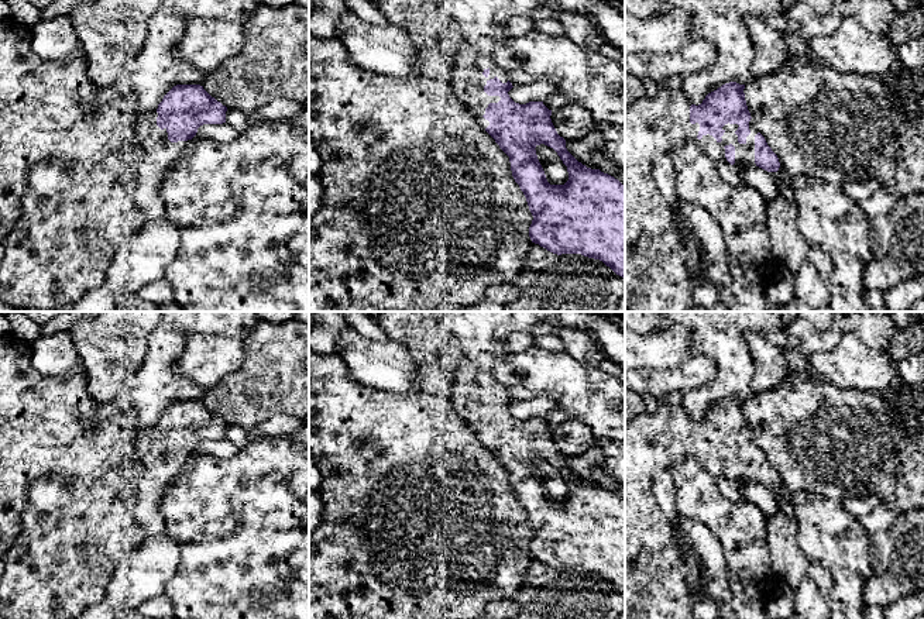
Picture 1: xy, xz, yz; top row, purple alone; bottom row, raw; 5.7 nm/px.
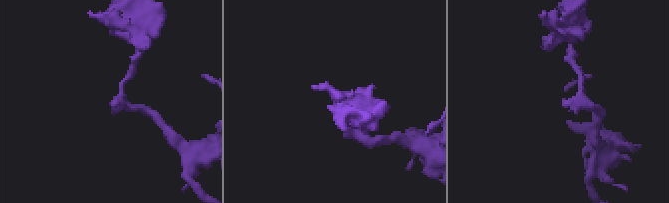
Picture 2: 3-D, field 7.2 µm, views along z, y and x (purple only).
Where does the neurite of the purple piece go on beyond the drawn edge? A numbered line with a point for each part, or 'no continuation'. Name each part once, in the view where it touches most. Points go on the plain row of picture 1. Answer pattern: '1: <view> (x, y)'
1: yz (744, 468)

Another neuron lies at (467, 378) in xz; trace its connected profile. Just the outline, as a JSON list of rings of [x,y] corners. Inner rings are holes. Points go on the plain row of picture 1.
[[[463,354],[464,365],[453,372],[451,379],[454,386],[450,393],[450,400],[456,410],[461,410],[474,391],[481,391],[485,385],[494,381],[494,374],[485,374],[470,362]]]

